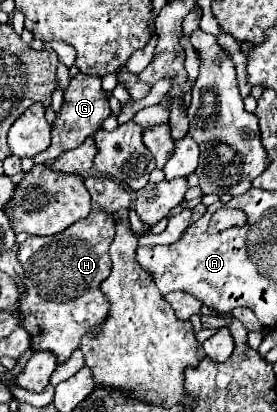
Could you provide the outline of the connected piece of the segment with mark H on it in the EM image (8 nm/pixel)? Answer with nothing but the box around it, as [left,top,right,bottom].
[18,210,114,362]

